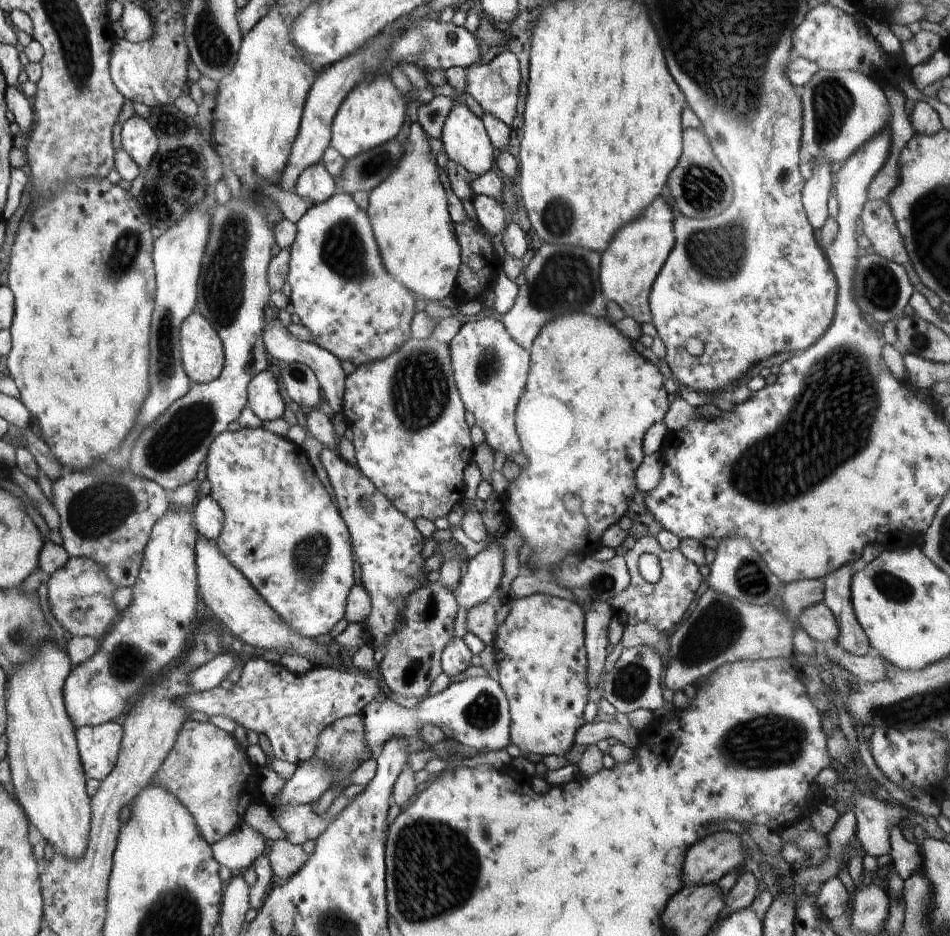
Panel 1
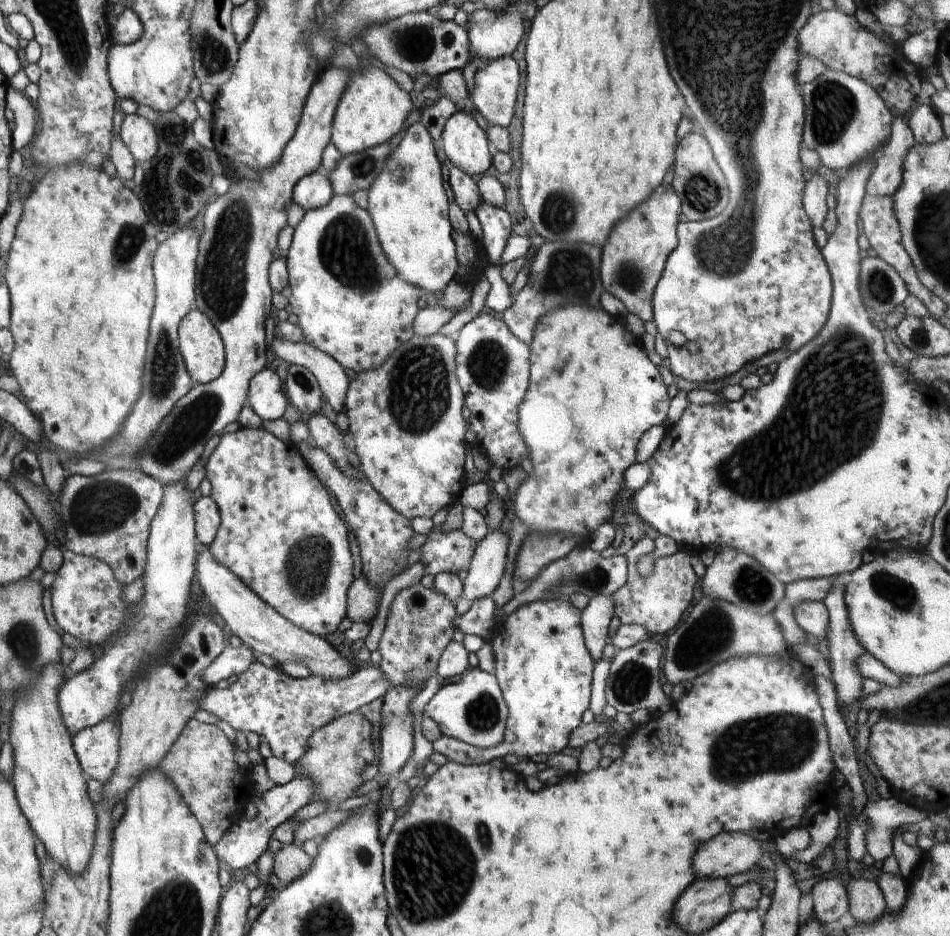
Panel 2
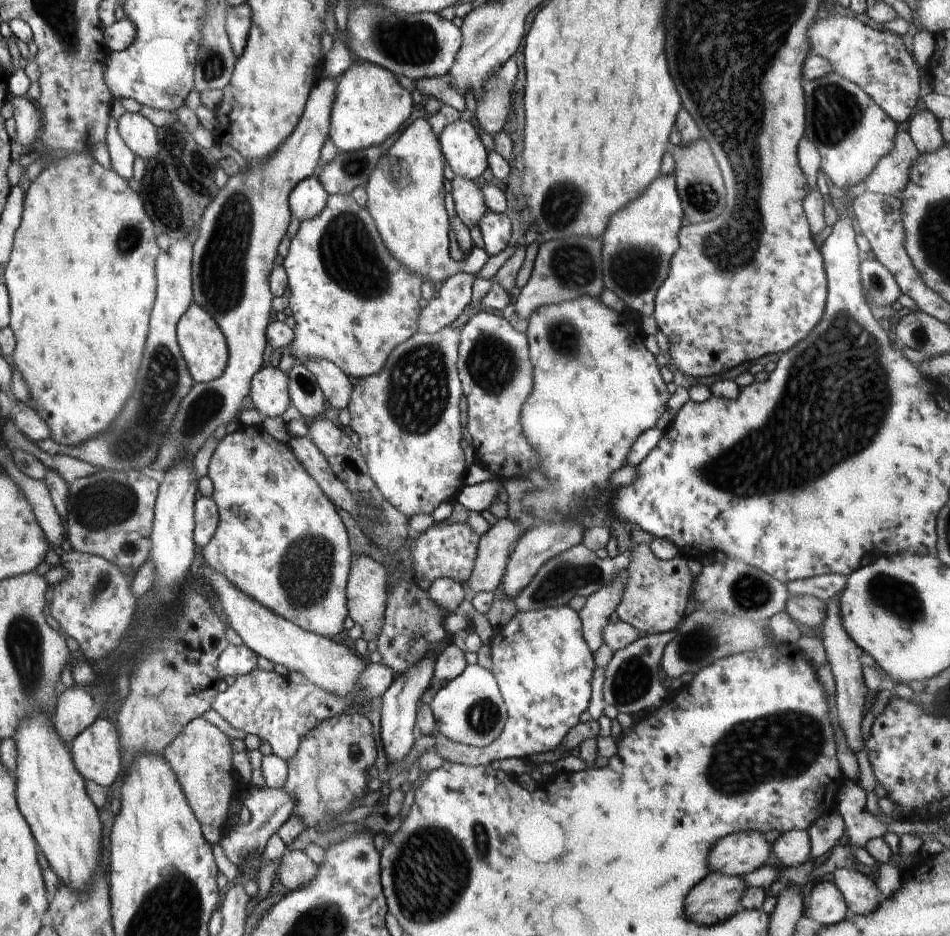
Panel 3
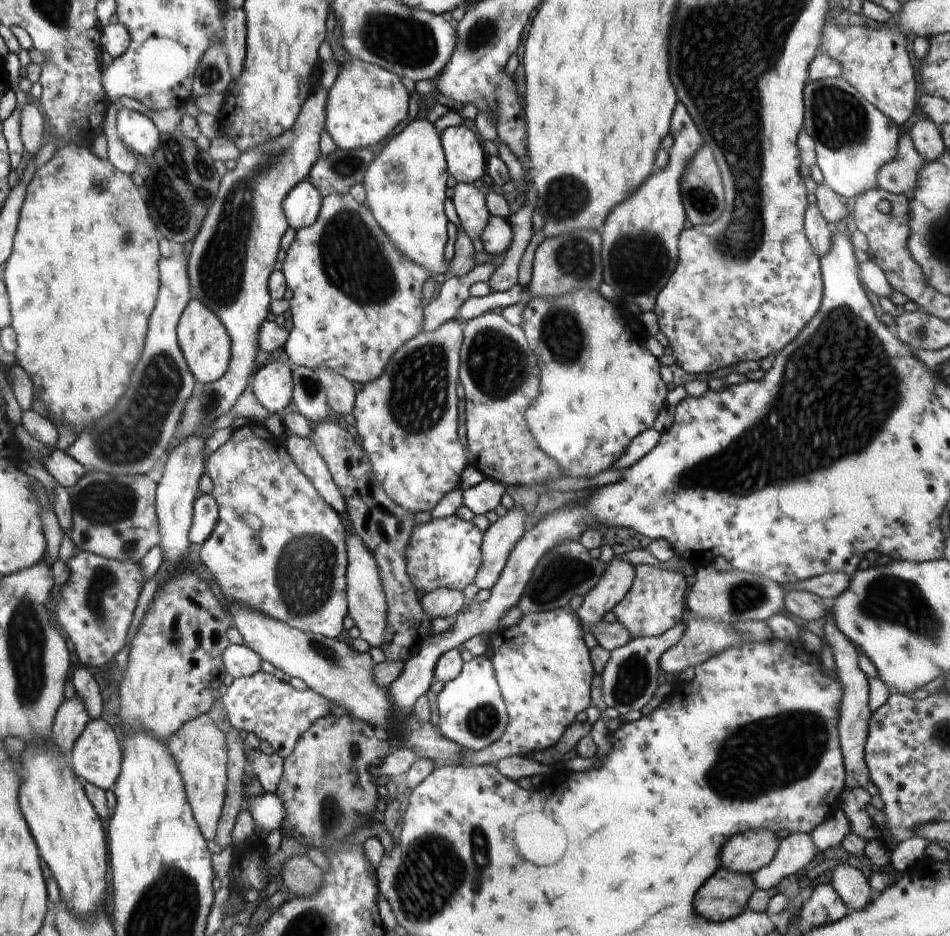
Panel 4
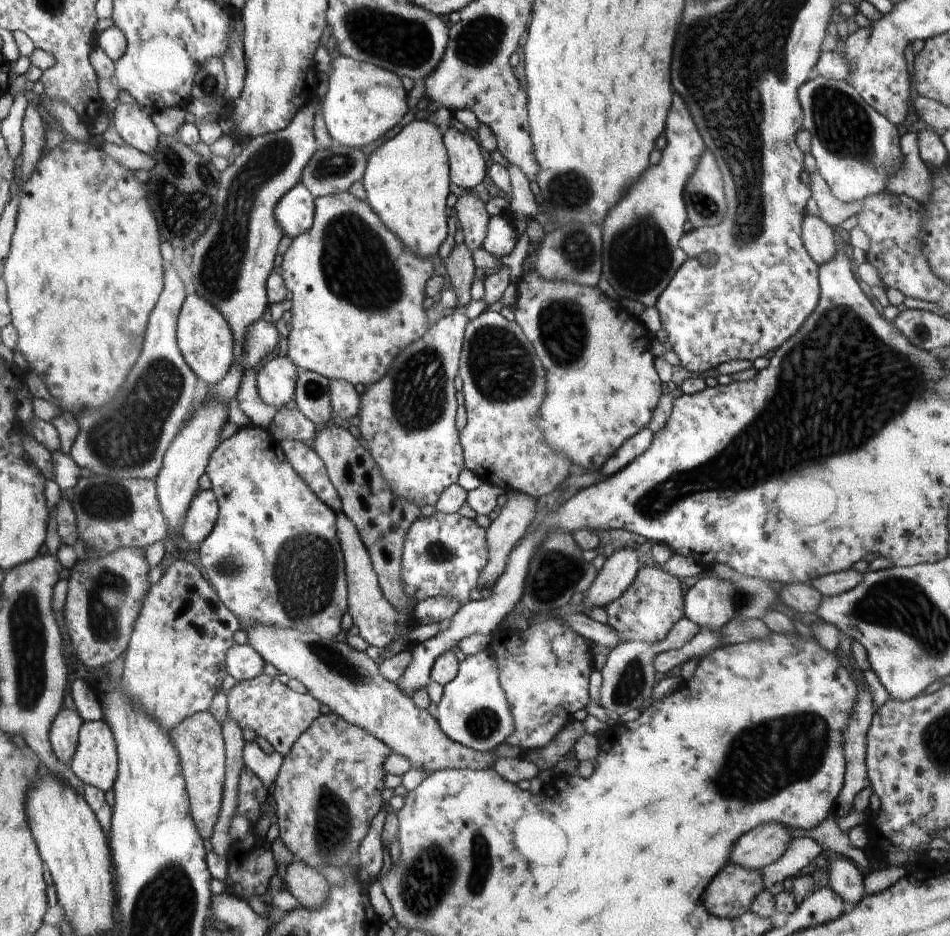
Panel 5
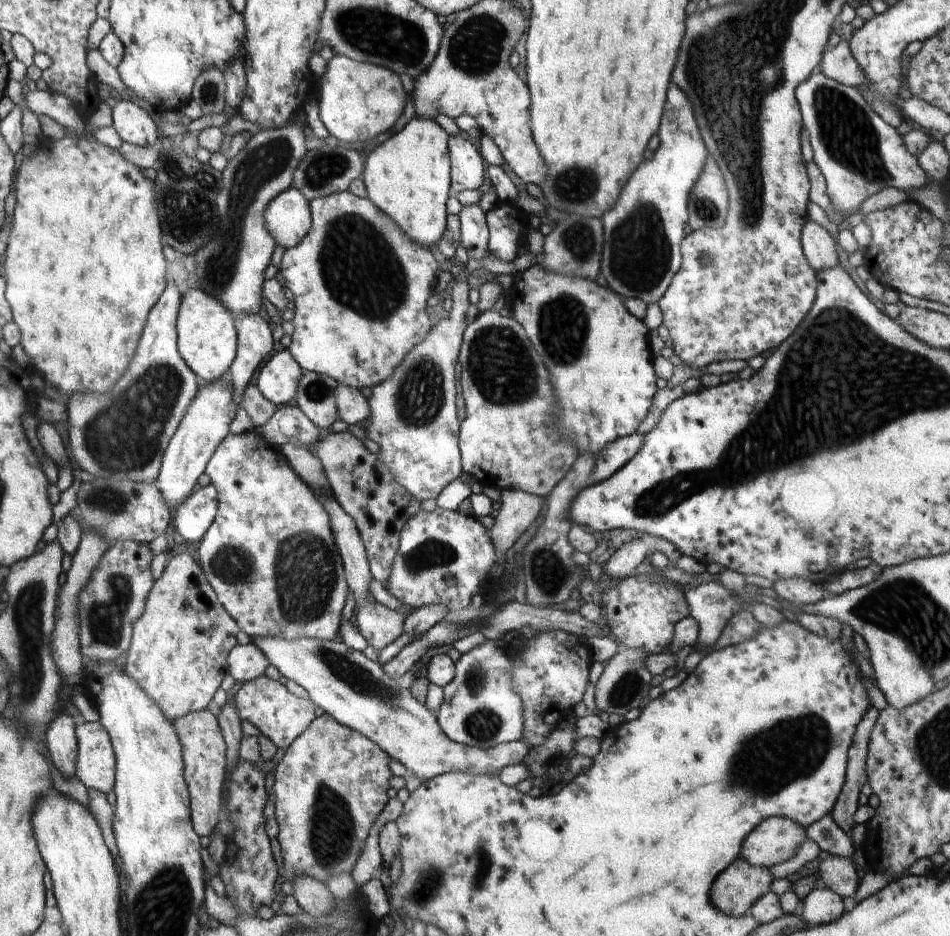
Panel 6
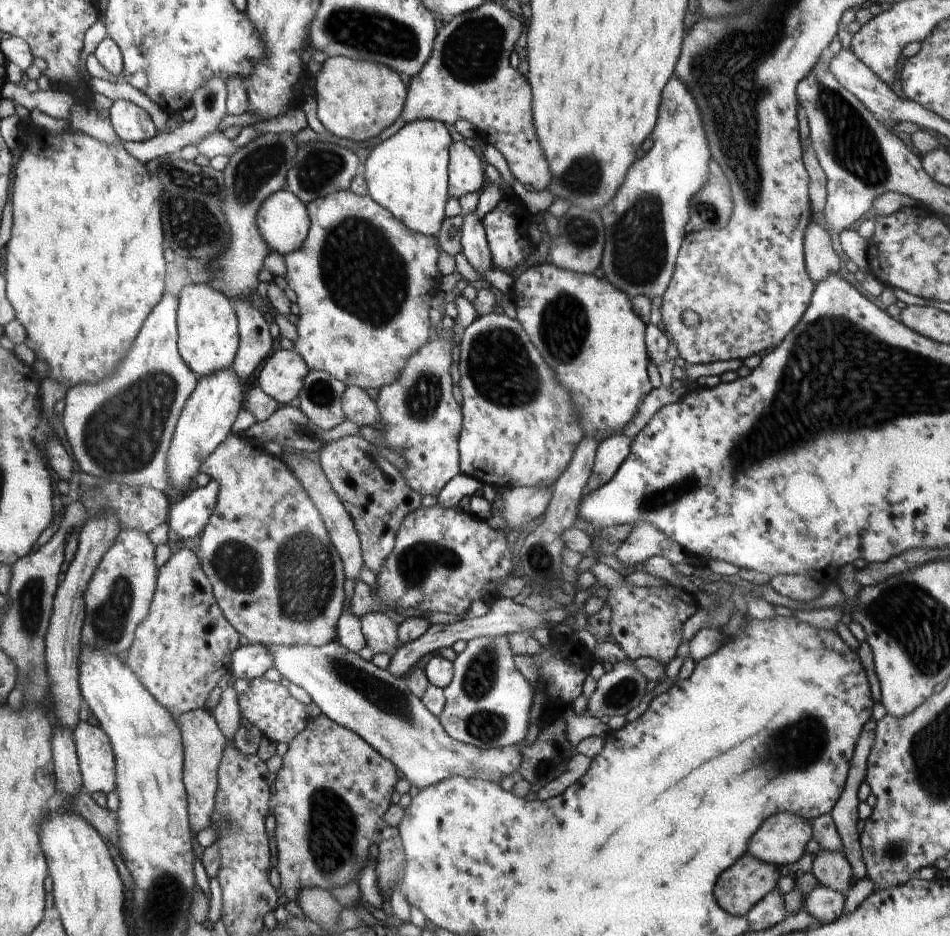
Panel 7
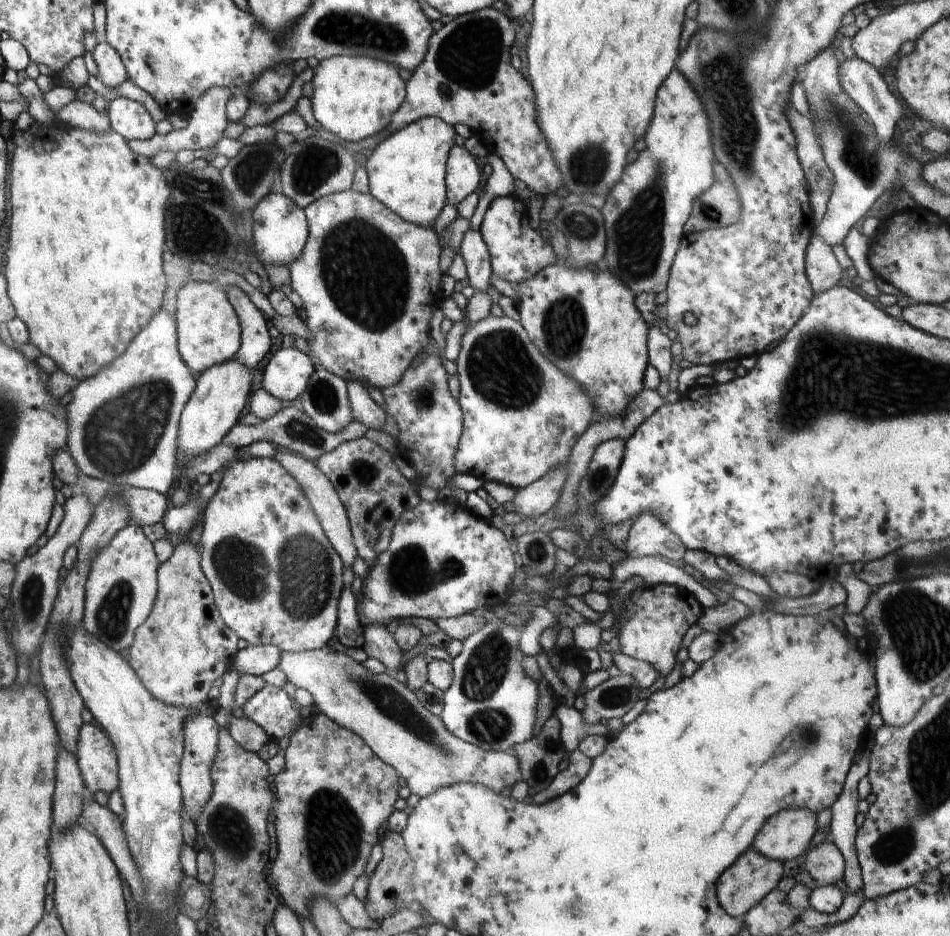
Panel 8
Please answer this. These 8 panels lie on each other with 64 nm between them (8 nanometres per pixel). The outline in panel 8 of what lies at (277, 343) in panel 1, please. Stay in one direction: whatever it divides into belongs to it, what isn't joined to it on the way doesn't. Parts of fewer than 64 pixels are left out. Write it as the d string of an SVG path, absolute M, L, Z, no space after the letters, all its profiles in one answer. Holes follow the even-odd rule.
M348 381L347 391L354 418L364 424L367 429L384 431L388 414L370 398L367 388L359 382Z

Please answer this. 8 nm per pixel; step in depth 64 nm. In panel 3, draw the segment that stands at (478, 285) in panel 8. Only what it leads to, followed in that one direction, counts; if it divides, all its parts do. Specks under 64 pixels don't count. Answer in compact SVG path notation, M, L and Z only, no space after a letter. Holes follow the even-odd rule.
M455 175L451 184L453 185L451 193L457 216L469 230L473 226L478 226L480 219L487 211L481 189L473 181L457 175Z

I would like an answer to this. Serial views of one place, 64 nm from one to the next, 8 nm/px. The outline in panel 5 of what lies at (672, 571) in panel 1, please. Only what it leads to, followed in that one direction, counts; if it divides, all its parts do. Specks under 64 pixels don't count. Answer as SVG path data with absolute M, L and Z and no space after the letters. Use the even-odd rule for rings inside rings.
M640 567L630 586L605 606L607 624L619 634L620 644L663 641L672 626L685 616L680 584L680 578L664 569Z

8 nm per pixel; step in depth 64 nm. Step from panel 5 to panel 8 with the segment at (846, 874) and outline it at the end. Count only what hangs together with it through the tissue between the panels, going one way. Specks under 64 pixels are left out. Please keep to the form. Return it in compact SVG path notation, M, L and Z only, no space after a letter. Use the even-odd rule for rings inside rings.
M831 839L809 847L804 853L804 868L818 884L842 887L844 859Z

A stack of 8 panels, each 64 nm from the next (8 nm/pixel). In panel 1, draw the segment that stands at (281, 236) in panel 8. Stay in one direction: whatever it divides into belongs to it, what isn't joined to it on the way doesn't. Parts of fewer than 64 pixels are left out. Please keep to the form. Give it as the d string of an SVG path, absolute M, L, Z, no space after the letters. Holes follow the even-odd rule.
M324 163L309 166L297 178L295 191L310 206L325 203L336 192L334 177L327 171Z

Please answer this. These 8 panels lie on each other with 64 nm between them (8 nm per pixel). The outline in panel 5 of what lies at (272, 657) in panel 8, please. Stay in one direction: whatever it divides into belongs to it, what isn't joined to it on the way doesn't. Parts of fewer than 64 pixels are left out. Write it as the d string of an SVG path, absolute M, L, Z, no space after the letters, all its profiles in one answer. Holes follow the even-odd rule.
M234 644L227 650L225 667L235 682L251 680L263 672L265 660L250 646Z

